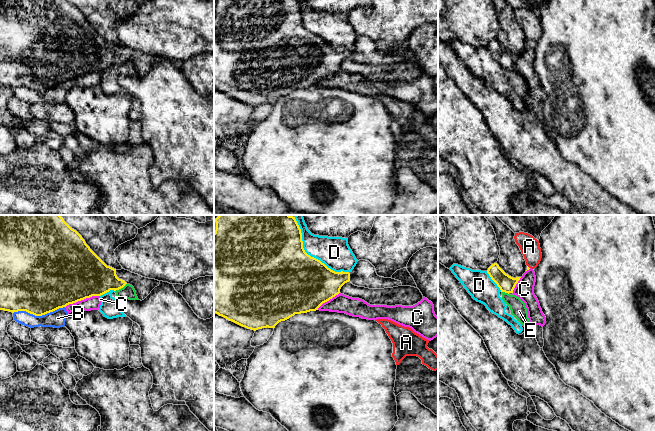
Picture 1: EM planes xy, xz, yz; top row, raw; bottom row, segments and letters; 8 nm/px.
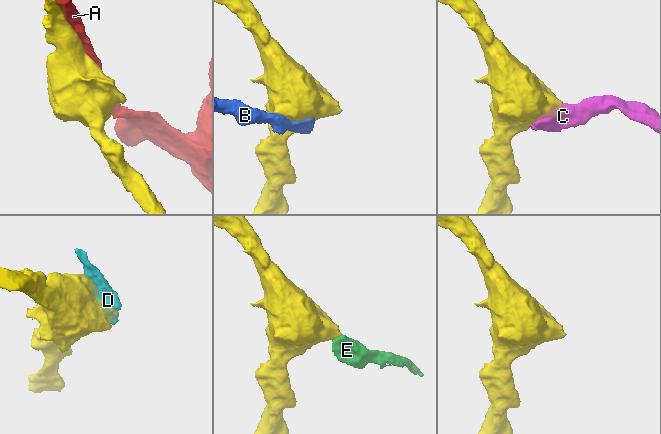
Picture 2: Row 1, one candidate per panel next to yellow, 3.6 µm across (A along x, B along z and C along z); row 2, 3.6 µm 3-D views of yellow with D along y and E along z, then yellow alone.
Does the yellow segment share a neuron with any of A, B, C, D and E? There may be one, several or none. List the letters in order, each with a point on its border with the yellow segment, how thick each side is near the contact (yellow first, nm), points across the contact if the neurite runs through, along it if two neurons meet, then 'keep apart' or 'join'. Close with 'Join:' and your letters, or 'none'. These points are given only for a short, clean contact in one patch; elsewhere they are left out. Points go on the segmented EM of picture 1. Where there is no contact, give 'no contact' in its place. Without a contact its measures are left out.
A: contact yz (528, 267); calibres 20 and 160 nm; keep apart
B: contact xy (38, 315); calibres 480 and 140 nm; keep apart
C: contact xy (82, 299); calibres 500 and 110 nm; keep apart
D: contact xz (309, 255); calibres 500 and 240 nm; keep apart
E: contact xy (120, 288); calibres 300 and 110 nm; border xy (126, 283), (115, 291); keep apart
Join: none

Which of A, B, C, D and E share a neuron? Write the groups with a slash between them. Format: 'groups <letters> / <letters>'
groups A / B C / D E

